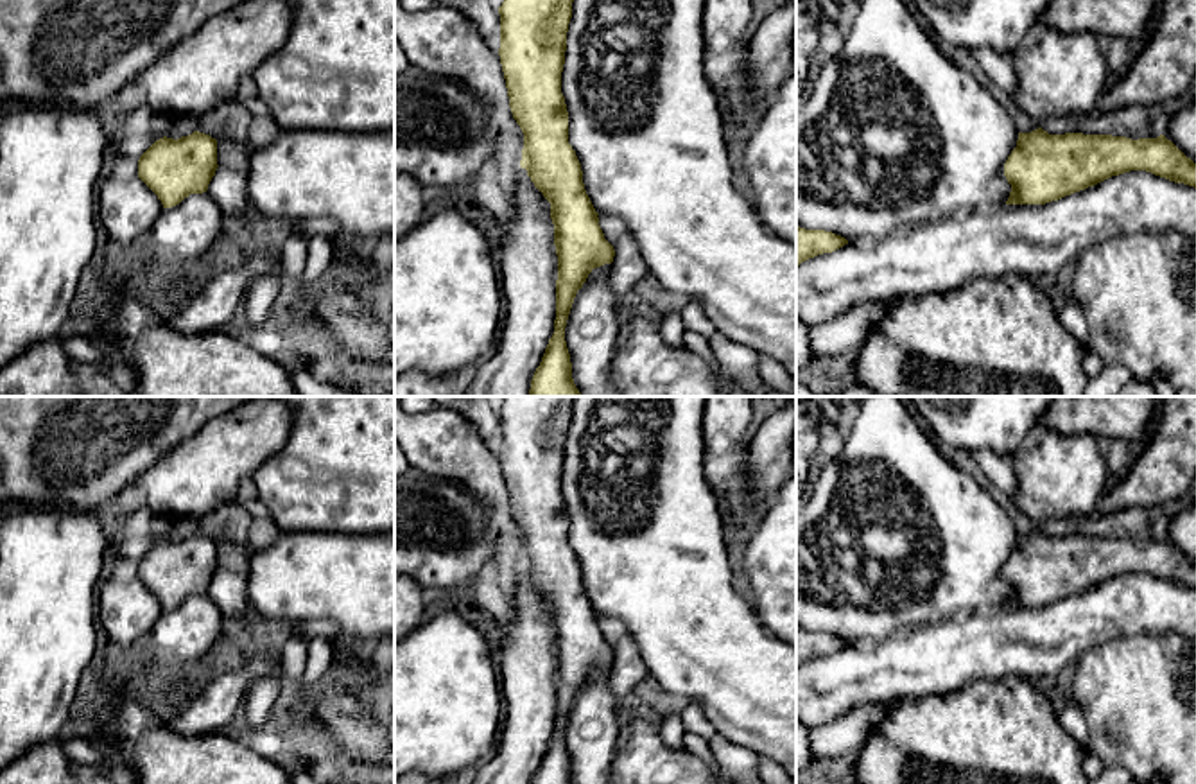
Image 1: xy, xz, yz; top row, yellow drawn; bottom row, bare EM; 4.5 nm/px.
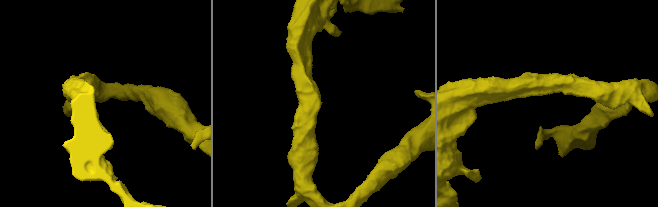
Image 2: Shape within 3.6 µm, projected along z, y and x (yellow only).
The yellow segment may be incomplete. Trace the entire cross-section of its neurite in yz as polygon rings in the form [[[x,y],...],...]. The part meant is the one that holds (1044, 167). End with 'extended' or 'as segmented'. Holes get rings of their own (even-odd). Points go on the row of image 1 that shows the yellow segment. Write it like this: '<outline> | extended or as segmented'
[[[1038,127],[1018,133],[1017,147],[1004,163],[1004,176],[1011,185],[1006,205],[1045,205],[1130,170],[1146,170],[1196,188],[1196,163],[1164,135],[1131,140],[1112,135],[1049,135]]] | as segmented

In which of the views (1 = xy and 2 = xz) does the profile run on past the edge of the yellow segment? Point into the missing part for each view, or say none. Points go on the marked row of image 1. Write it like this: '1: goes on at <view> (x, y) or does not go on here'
1: does not go on here
2: does not go on here

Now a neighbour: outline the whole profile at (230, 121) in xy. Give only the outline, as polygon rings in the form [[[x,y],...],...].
[[[231,99],[197,117],[197,131],[219,140],[249,142],[253,117],[242,99]]]

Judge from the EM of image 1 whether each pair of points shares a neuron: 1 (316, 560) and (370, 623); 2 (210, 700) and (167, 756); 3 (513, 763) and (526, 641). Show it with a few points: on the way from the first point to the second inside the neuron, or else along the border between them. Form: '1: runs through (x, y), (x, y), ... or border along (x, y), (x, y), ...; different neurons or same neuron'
1: runs through (332, 576), (363, 607); same neuron
2: border along (165, 722), (182, 734), (217, 732); different neurons
3: runs through (526, 732), (526, 671); same neuron

